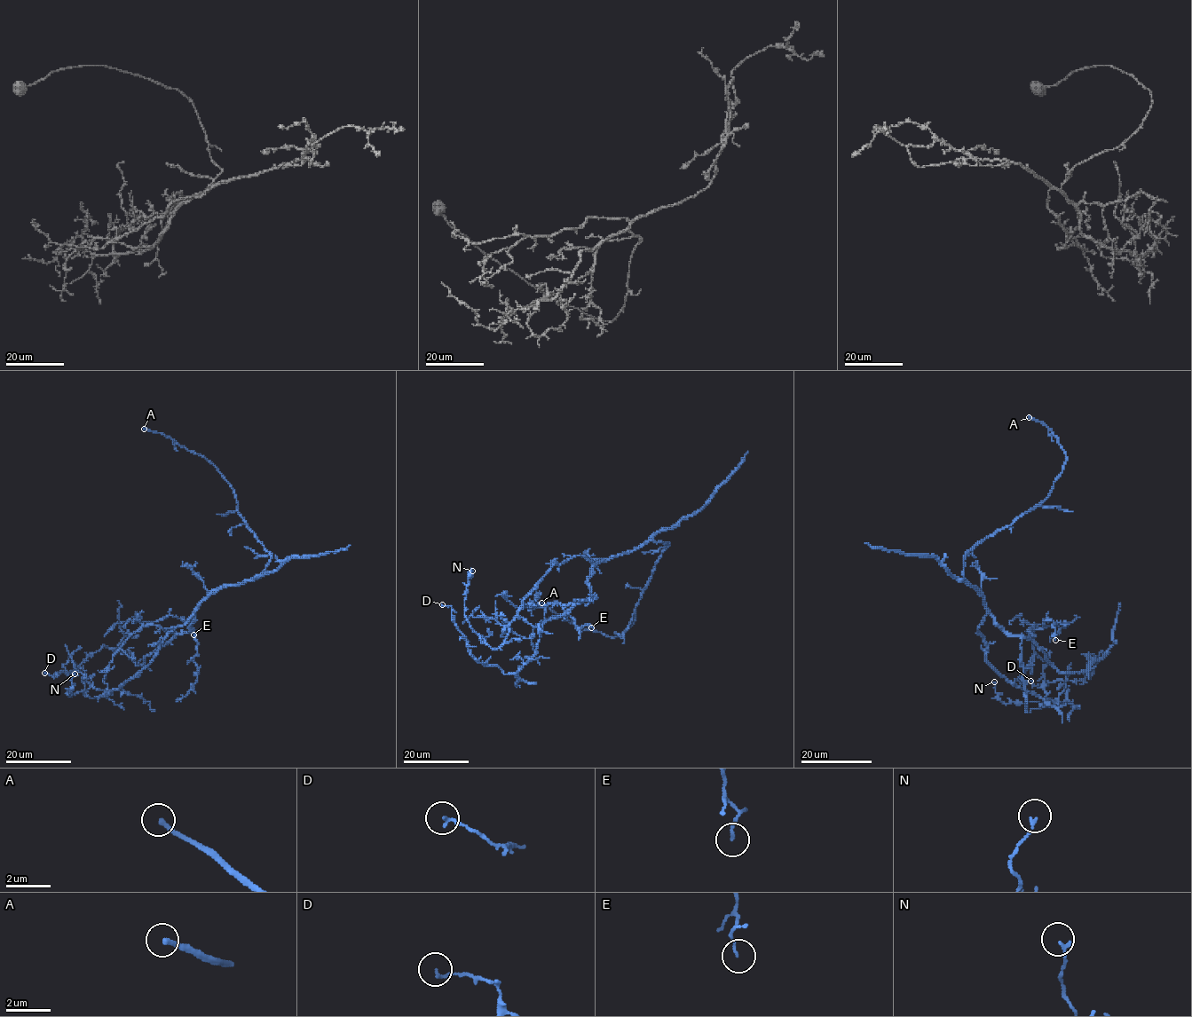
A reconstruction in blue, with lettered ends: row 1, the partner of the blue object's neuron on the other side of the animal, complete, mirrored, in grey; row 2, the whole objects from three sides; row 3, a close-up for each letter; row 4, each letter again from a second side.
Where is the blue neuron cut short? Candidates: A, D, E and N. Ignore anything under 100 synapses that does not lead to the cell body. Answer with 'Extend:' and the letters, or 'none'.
Extend: A

